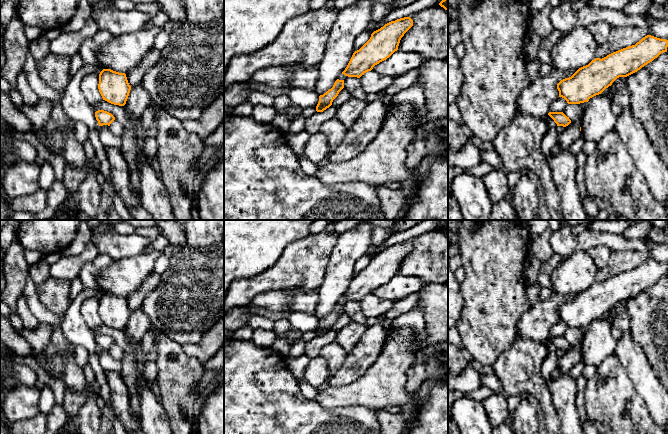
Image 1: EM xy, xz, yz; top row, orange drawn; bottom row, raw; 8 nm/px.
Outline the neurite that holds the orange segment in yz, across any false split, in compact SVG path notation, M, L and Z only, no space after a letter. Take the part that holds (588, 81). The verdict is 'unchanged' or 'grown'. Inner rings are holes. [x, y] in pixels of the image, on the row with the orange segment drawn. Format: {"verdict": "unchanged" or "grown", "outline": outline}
{"verdict": "unchanged", "outline": "M647 35L635 45L602 59L595 58L557 84L559 97L564 98L568 104L588 102L611 86L617 78L637 72L661 53L667 52L667 47L668 40Z"}

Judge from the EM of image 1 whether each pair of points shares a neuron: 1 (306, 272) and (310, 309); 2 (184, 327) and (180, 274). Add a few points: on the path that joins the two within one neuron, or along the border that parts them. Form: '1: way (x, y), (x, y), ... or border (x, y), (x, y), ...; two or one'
1: border (317, 288), (285, 290); two
2: way (184, 314), (184, 287); one

